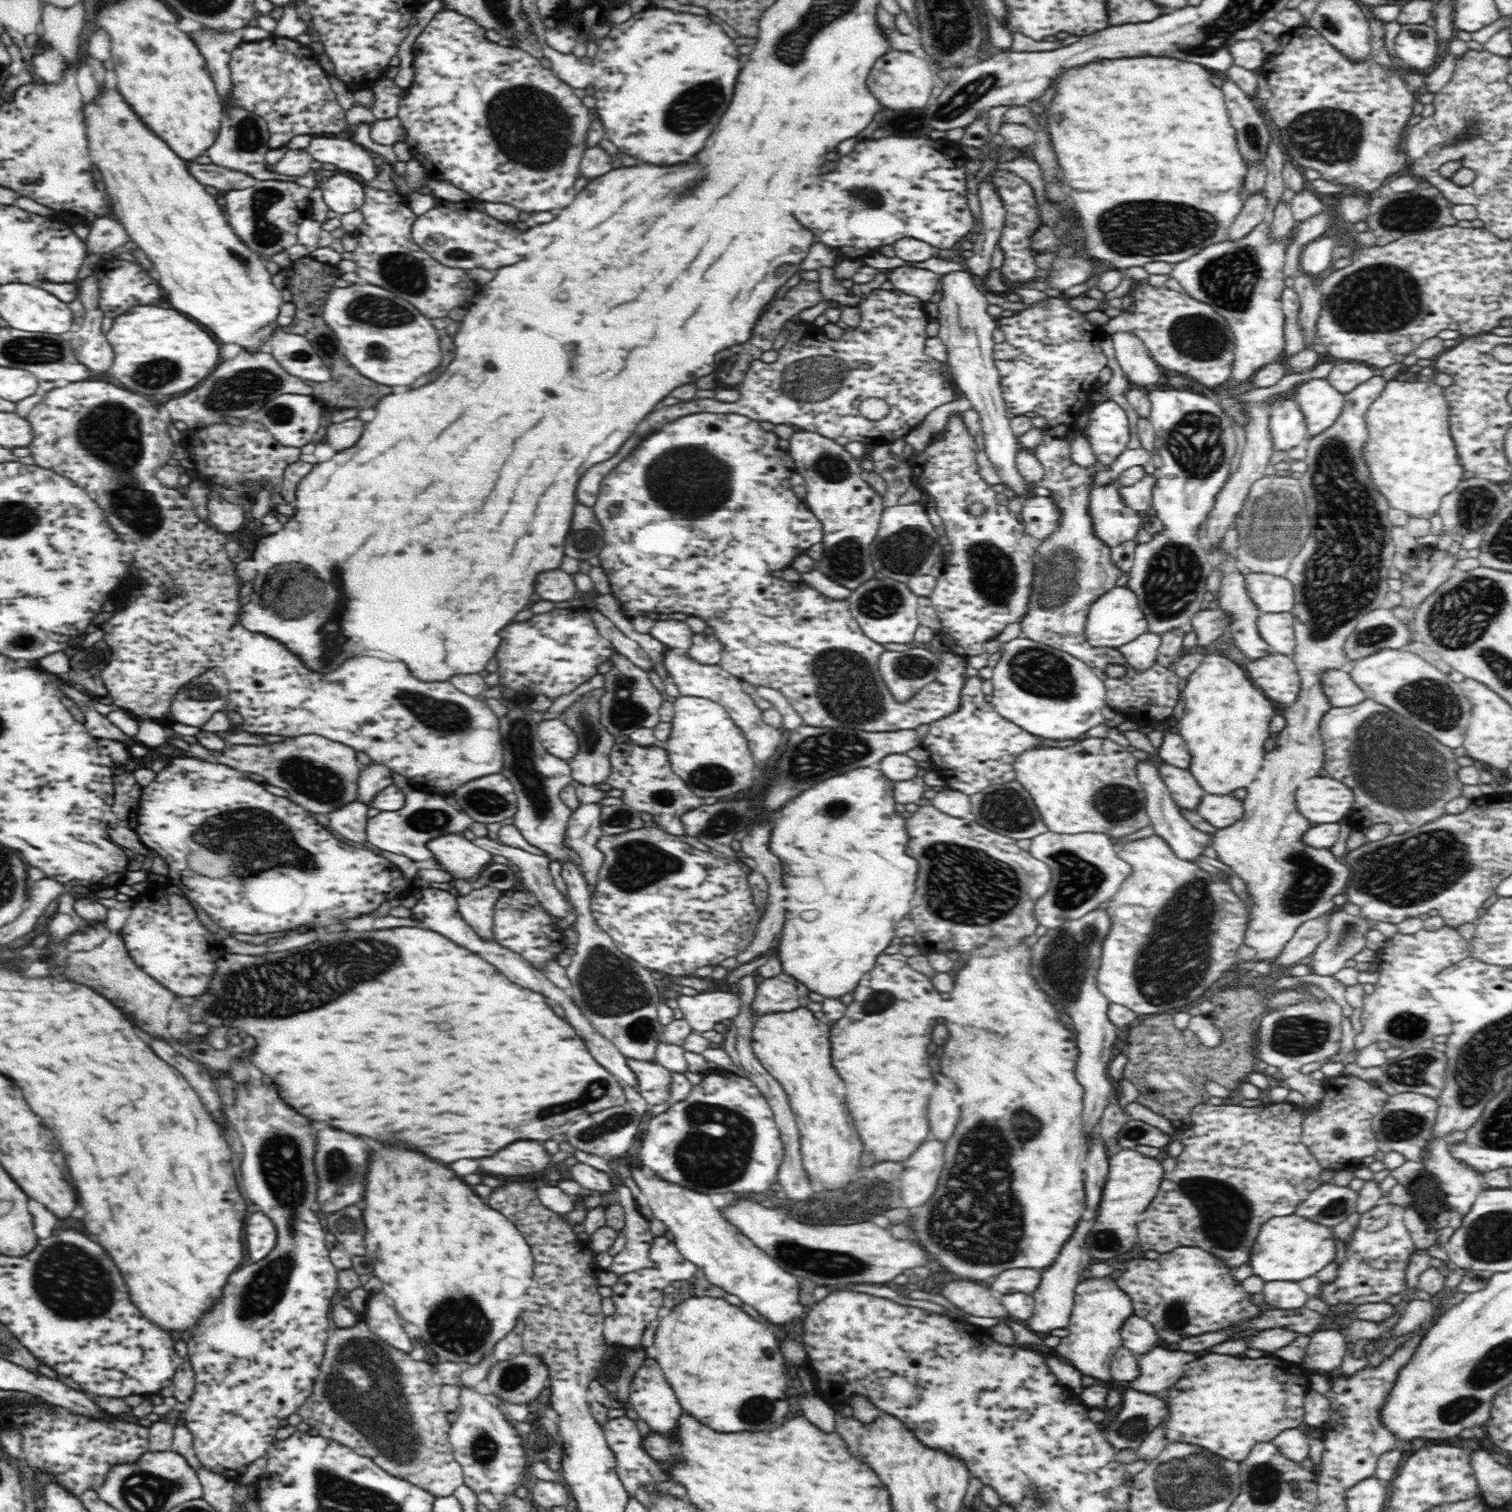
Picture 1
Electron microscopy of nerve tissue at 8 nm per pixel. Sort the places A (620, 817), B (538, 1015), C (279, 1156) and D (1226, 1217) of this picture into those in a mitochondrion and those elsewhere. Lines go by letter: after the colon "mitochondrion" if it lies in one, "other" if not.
A: mitochondrion
B: other
C: mitochondrion
D: mitochondrion

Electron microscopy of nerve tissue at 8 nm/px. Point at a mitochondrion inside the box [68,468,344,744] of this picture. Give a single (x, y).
(199, 692)

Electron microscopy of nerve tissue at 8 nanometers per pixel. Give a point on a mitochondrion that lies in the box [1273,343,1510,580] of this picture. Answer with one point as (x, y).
(1476, 502)

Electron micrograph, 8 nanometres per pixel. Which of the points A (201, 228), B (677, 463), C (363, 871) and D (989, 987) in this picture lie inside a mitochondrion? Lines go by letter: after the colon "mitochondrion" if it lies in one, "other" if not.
A: other
B: mitochondrion
C: other
D: other

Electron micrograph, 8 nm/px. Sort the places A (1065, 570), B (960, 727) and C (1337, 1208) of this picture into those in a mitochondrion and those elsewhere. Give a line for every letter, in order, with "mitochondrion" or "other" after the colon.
A: mitochondrion
B: other
C: mitochondrion

